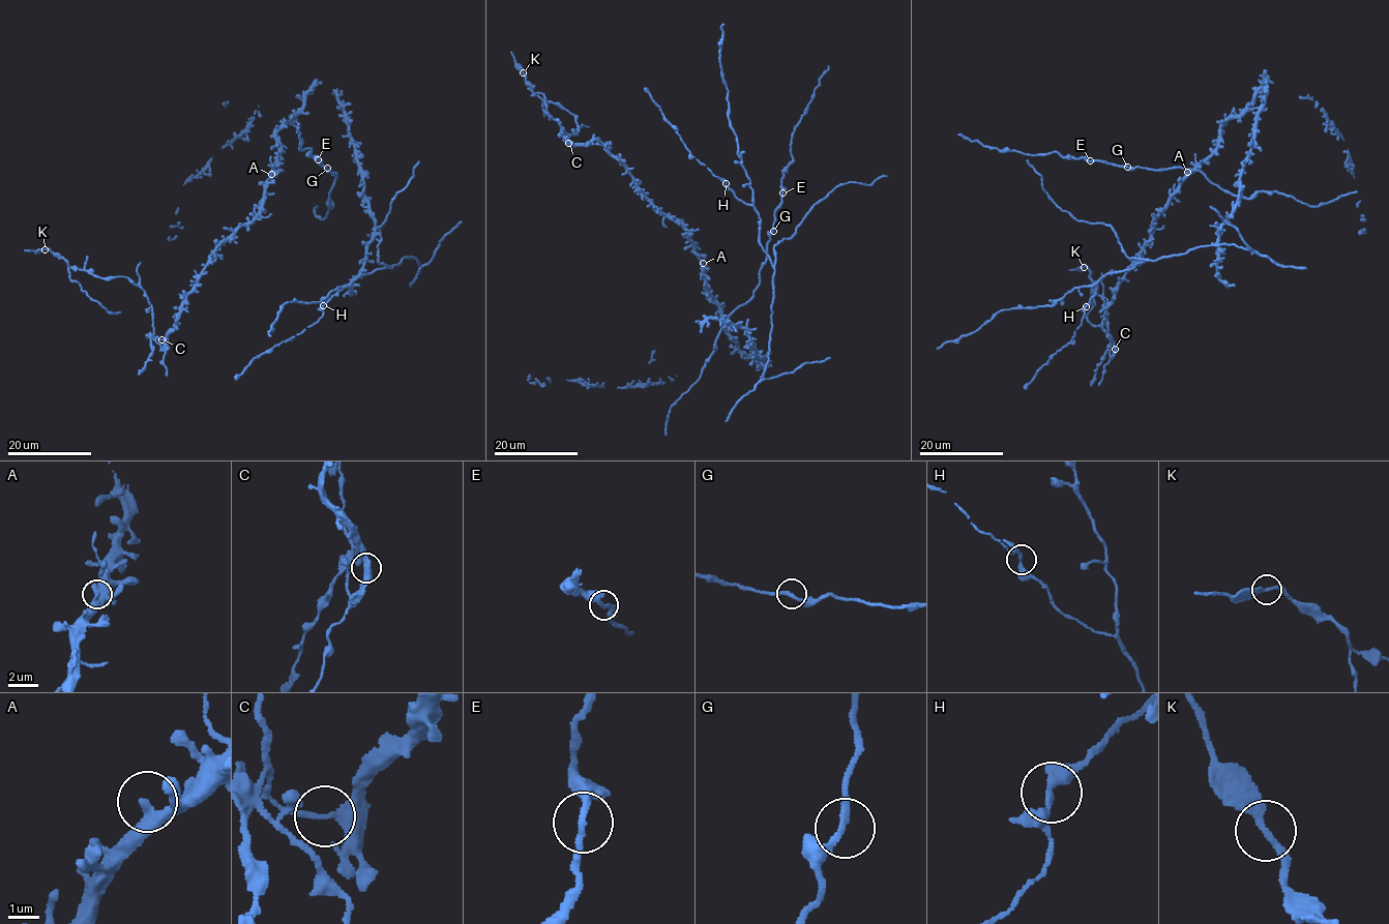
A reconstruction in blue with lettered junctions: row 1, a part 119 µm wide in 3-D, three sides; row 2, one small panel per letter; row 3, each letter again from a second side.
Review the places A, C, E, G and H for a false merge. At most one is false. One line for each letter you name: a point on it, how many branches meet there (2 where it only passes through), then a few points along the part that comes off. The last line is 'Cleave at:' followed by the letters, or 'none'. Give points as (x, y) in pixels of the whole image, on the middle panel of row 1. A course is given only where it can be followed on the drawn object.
C: place (568, 143); branches 2; course (568, 143), (564, 140), (580, 130), (573, 114), (528, 88), (532, 95), (542, 93), (550, 120)
Cleave at: C

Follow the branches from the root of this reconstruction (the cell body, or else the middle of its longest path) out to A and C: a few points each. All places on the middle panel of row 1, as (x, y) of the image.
A: (741, 351), (722, 321), (720, 304), (708, 296), (701, 268), (703, 263)
C: (741, 351), (722, 321), (720, 304), (708, 296), (683, 226), (643, 196), (601, 143), (568, 143)

